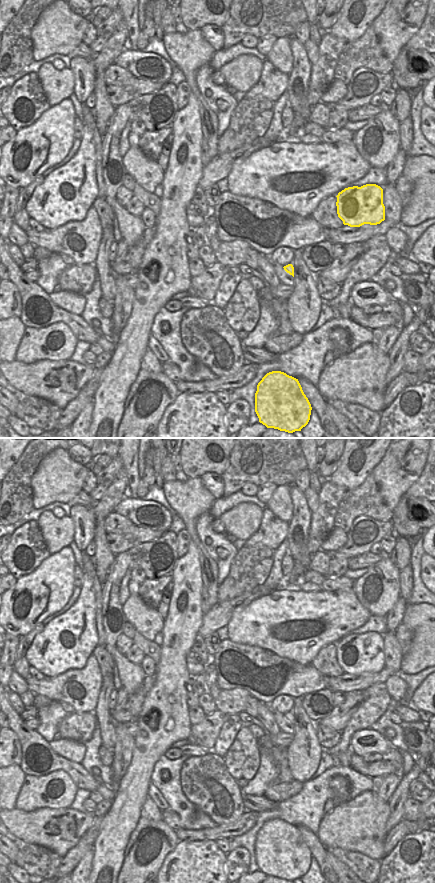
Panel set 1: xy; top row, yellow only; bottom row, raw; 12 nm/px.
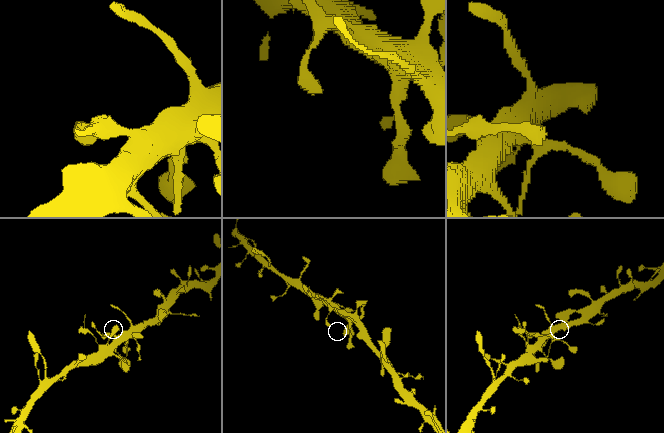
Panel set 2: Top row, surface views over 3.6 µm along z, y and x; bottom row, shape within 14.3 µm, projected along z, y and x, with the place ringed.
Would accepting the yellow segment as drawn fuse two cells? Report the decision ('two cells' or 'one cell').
one cell

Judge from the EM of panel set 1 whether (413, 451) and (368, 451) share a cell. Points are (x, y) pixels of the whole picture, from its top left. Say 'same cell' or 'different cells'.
different cells

